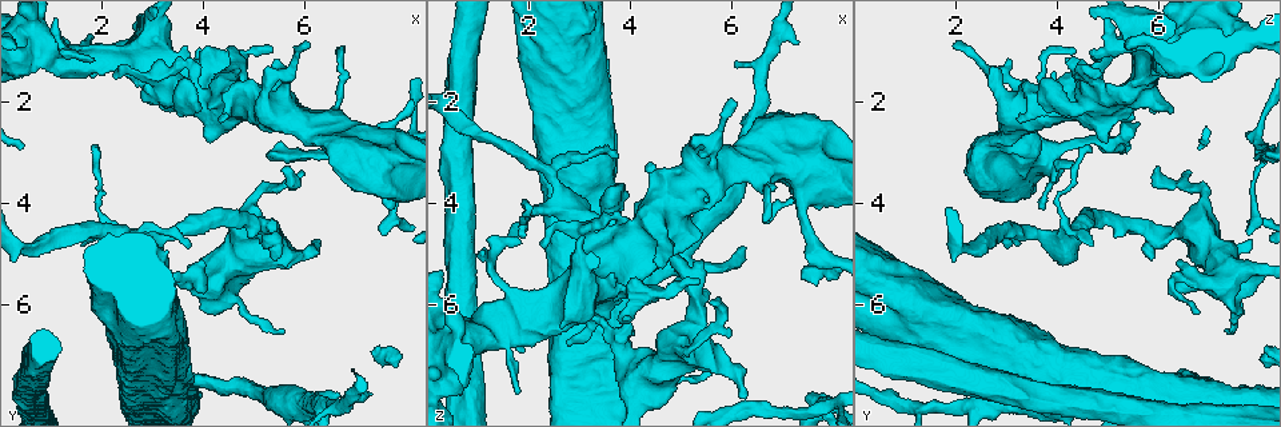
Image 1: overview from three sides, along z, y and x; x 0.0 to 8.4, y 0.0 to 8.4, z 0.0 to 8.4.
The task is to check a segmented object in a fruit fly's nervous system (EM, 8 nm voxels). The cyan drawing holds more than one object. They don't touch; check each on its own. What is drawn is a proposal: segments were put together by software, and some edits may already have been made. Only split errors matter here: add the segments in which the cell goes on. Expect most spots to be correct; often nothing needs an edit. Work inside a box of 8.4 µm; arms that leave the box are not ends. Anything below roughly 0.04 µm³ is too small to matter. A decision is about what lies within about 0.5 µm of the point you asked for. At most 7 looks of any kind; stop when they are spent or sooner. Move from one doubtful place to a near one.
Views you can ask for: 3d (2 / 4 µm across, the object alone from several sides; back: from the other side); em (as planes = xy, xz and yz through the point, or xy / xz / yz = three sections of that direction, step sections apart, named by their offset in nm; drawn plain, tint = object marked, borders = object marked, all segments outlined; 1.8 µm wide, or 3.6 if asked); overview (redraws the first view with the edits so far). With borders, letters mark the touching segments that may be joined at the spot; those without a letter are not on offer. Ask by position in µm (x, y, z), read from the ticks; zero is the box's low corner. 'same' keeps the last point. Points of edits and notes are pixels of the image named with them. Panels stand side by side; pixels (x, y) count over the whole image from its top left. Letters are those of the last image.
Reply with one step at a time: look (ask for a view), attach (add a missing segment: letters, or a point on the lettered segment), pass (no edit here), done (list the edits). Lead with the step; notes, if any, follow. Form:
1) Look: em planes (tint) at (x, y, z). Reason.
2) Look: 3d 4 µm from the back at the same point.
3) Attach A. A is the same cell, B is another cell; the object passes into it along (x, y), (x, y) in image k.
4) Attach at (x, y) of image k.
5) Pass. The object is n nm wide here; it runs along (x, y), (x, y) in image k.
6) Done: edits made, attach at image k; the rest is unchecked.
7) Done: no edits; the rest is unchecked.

Look: em xz step 16 (tint) at (1.60, 4.80, 4.70). Branch stops here.

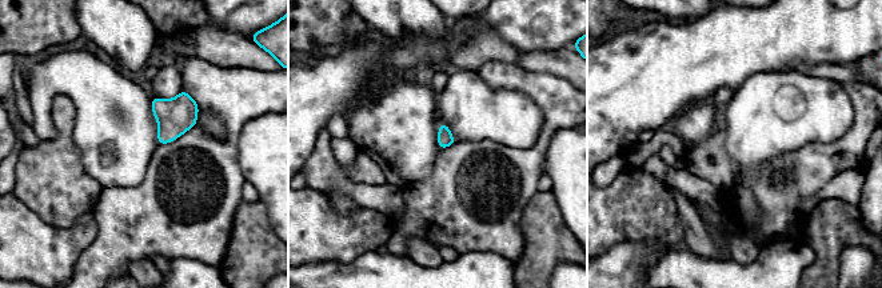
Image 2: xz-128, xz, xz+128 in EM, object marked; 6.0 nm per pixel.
Look: em planes (borders) at the same point. Another direction.

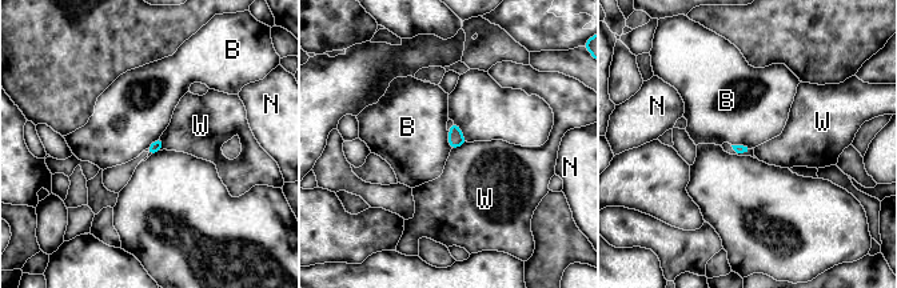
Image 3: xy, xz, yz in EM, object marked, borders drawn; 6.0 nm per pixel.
Pass. B, N and W are other cells; a border runs along (732, 144), (746, 144), (750, 148) in image 3; no lettered segment goes on from it.

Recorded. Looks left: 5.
Look: em 3.6 µm planes (borders) at (3.95, 5.65, 6.35). Free end.

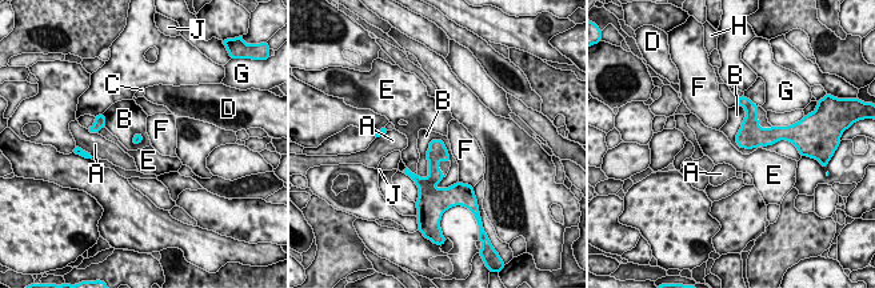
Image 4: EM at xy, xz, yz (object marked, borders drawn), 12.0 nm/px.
Pass. The longest contact is with B, 550 nm; A, B, C, D, E, F, G, H and J are other cells; none of them fits.

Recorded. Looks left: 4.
Look: em xz step 8 (borders) at (6.60, 3.20, 4.35). Thin end.

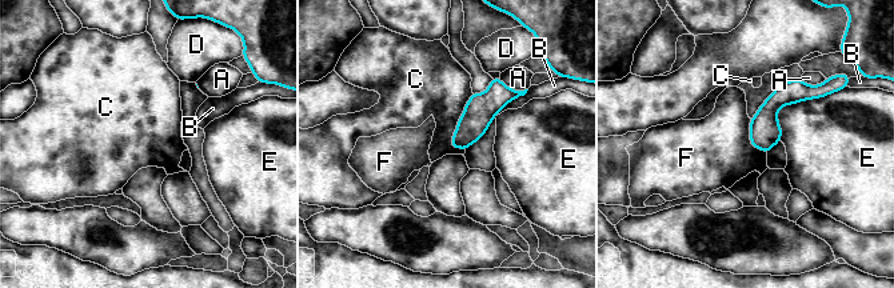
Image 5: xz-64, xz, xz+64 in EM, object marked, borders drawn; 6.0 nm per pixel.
Pass. The object is 150 nm wide here; A, B, C, D, E and F are other cells; a border runs along (473, 94), (451, 139), (454, 148) in image 5; none of them fits.

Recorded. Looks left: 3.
Done: no edits; the rest is unchecked.

